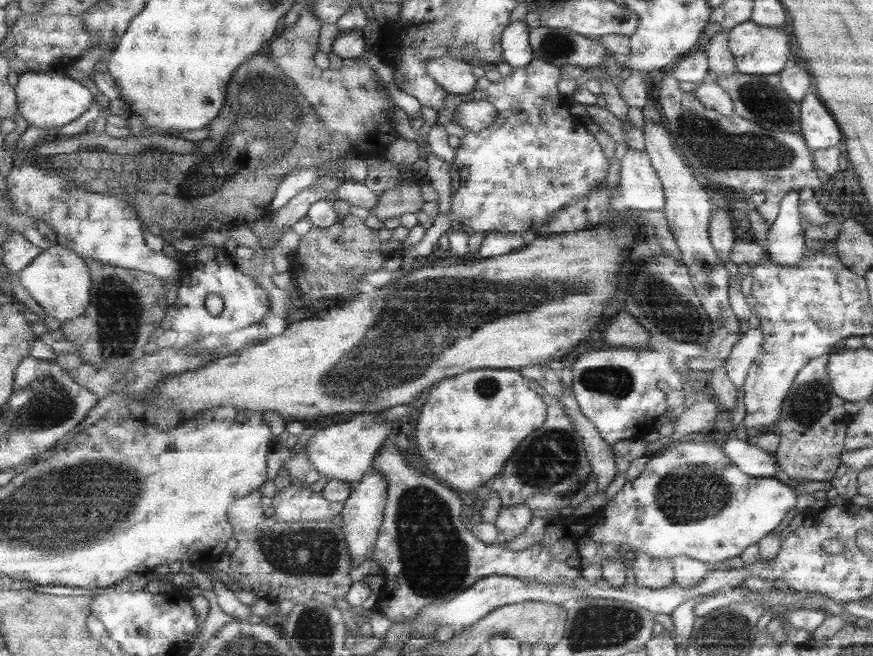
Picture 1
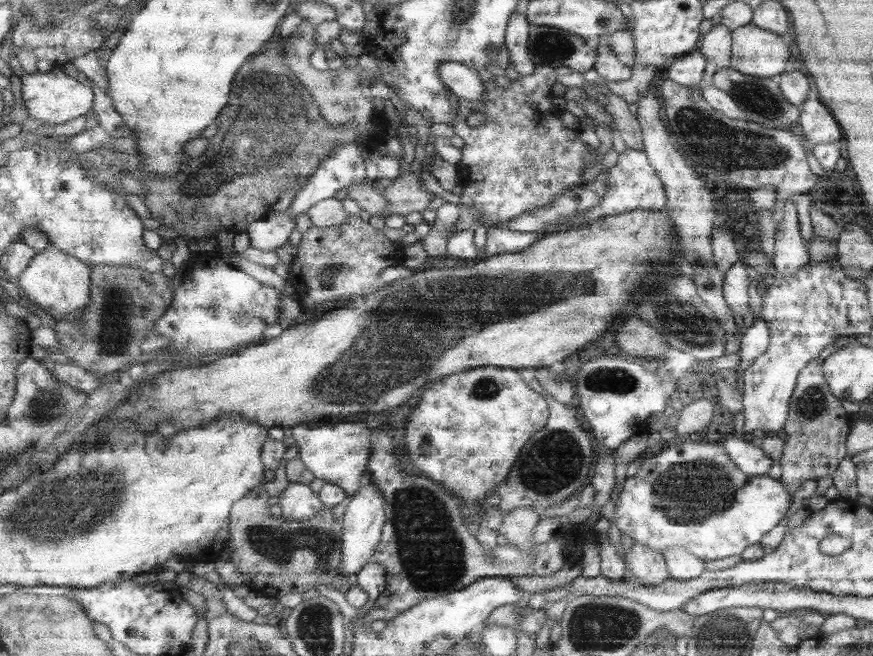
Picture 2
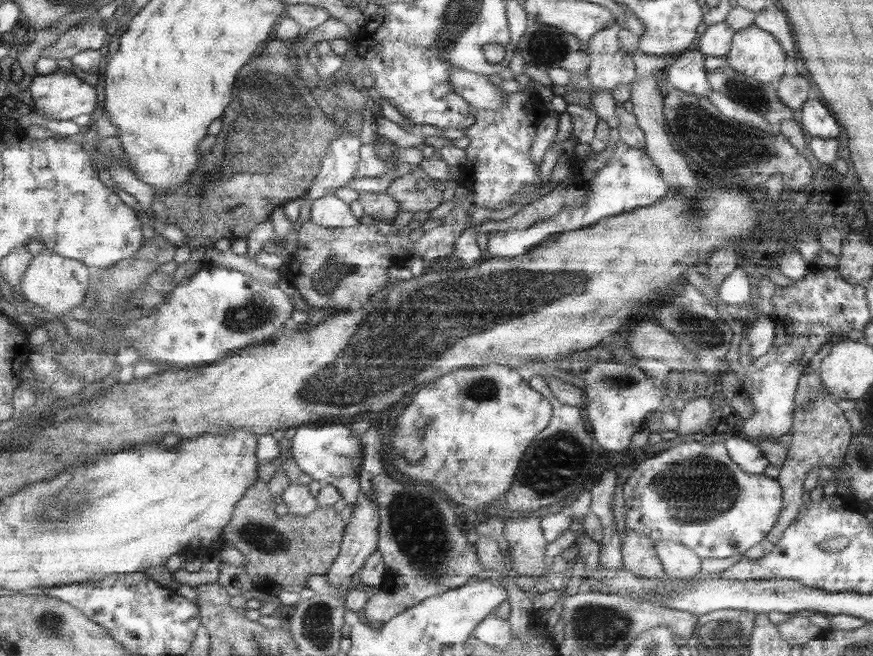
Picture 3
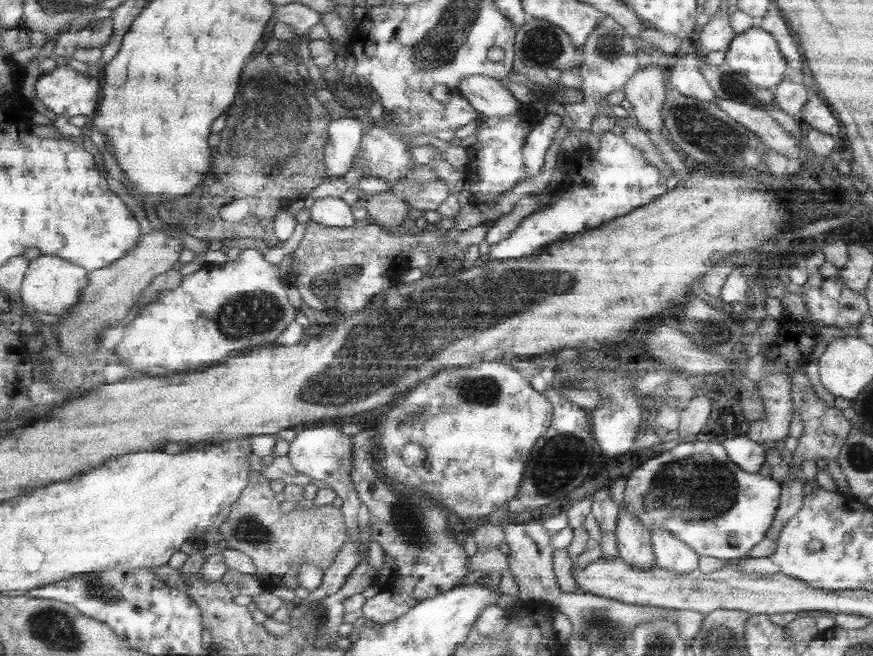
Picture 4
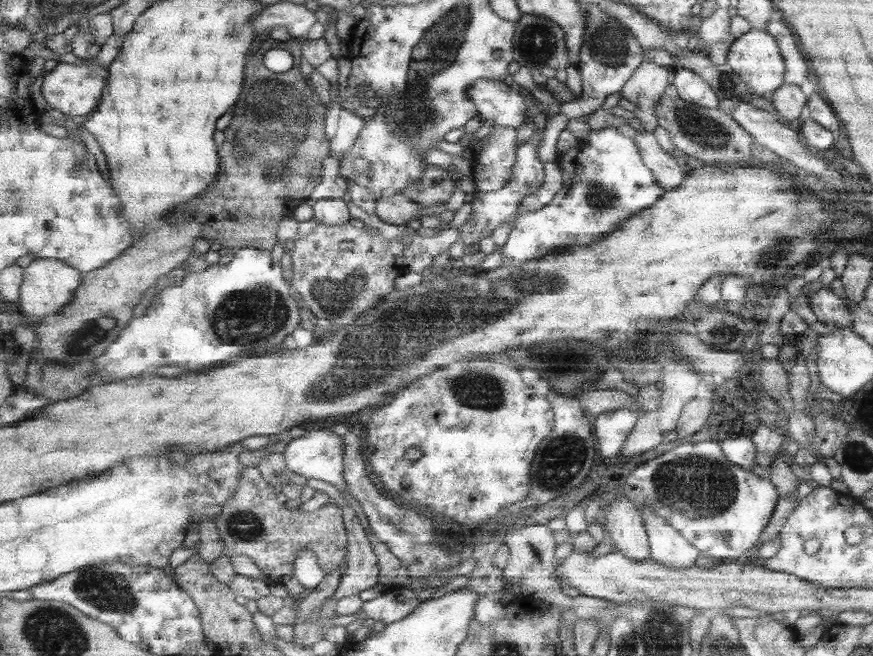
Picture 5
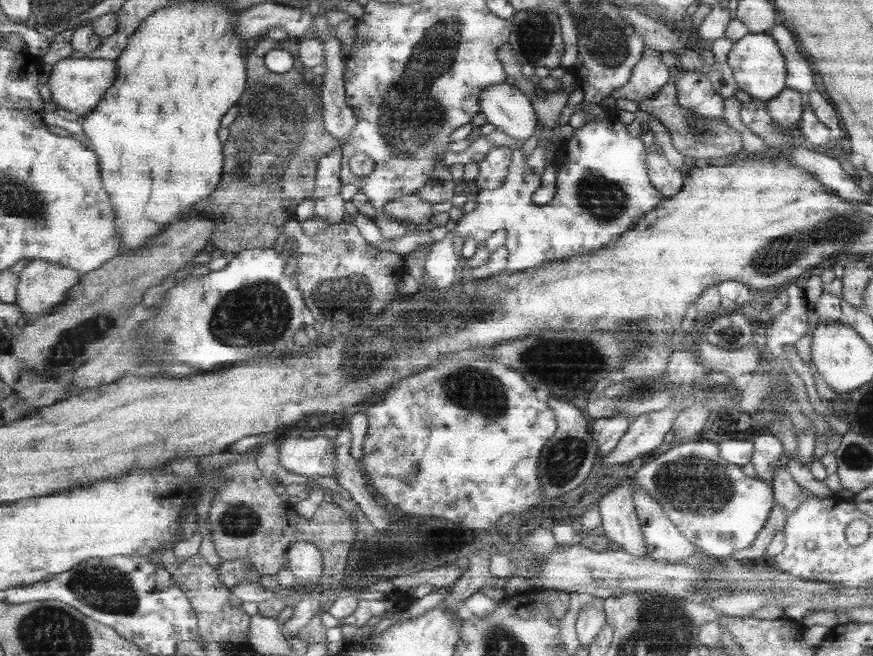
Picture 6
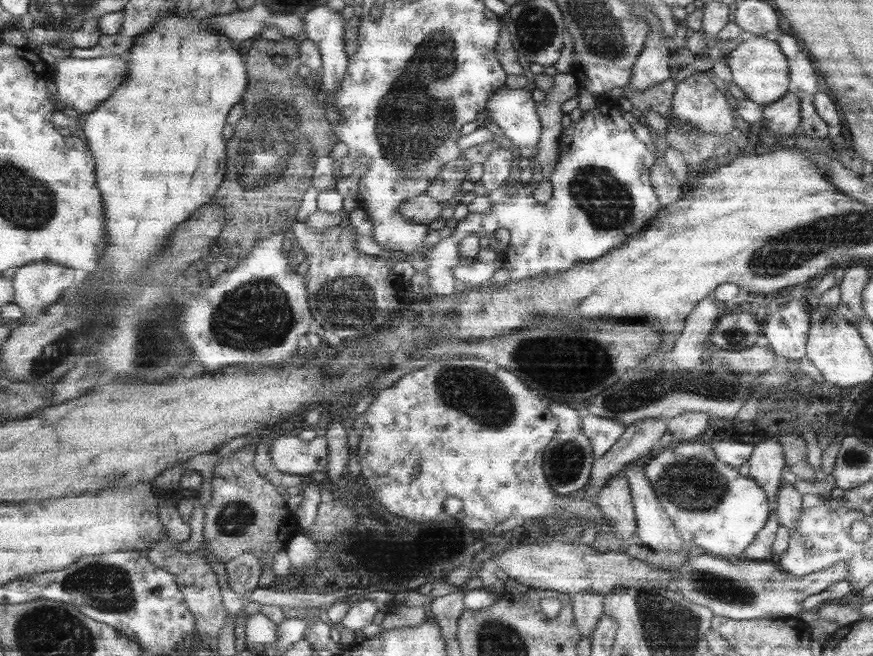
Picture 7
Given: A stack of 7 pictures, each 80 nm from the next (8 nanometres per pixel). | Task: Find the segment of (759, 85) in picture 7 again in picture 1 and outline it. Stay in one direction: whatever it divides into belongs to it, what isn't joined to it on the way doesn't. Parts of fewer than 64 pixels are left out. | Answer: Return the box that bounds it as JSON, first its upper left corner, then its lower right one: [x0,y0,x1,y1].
[727,21,789,75]

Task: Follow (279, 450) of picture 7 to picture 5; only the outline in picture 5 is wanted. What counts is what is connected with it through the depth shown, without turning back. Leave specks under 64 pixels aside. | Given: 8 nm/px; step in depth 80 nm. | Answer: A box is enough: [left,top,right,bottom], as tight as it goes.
[283,429,348,494]

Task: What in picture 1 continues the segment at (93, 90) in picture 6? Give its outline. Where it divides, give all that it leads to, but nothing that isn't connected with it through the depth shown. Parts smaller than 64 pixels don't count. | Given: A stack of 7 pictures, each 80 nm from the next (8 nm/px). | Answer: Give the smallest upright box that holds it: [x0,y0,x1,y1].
[16,71,95,130]

